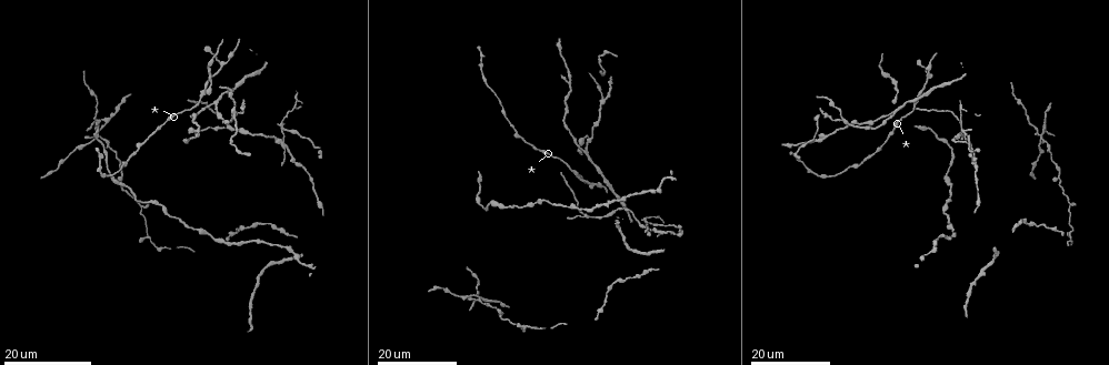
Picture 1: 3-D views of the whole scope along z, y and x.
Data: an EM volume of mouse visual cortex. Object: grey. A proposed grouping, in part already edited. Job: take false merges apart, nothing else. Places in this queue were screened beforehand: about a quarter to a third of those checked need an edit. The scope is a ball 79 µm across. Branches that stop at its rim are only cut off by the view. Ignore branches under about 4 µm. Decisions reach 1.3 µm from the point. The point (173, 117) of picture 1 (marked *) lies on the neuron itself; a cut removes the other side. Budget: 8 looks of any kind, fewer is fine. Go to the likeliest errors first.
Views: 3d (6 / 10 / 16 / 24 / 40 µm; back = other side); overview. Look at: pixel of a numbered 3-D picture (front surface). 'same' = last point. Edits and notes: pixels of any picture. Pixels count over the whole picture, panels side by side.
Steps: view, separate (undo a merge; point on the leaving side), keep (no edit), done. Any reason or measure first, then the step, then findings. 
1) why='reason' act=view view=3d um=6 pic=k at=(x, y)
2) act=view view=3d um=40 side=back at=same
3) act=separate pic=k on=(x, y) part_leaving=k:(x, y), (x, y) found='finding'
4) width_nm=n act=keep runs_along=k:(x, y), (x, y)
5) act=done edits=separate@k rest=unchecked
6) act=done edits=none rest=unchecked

why='two arms at a narrow angle' act=view view=3d um=16 pic=1 at=(1041, 136)

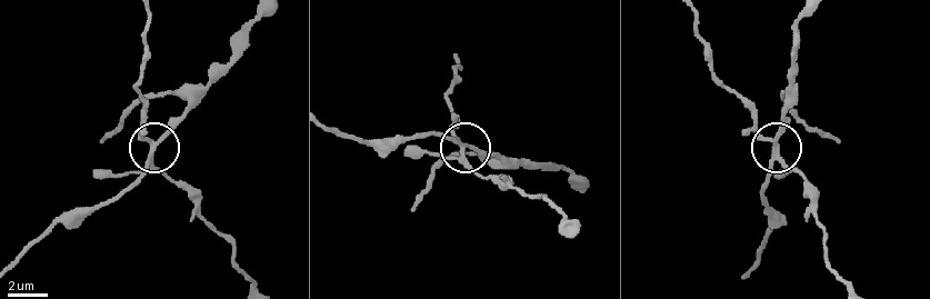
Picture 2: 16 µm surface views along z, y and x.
act=view view=3d um=10 pic=2 at=(159, 139)

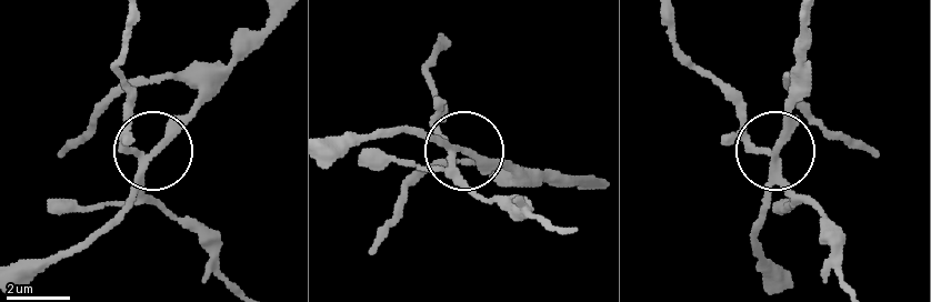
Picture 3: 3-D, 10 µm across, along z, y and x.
arms=4 act=separate pic=3 on=(434, 169) found='two neurons meet here'

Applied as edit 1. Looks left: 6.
act=view view=overview

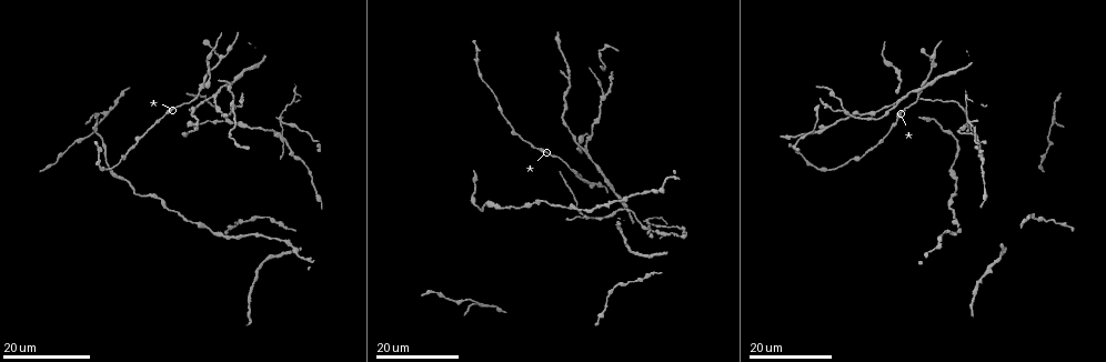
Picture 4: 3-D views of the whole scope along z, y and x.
why='small branch off a trunk' act=view view=3d um=24 pic=4 at=(281, 138)

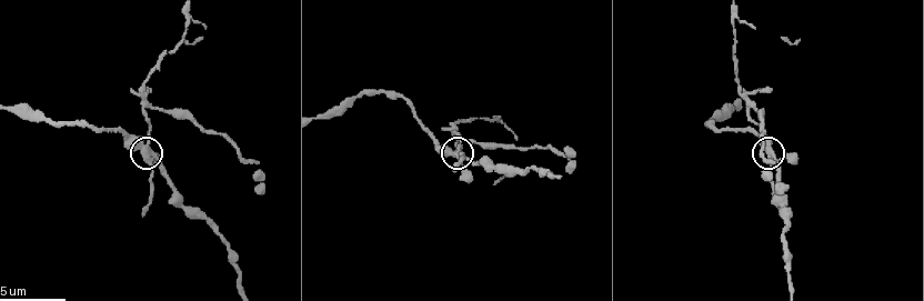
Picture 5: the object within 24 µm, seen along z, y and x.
act=view view=3d um=10 pic=5 at=(148, 149)

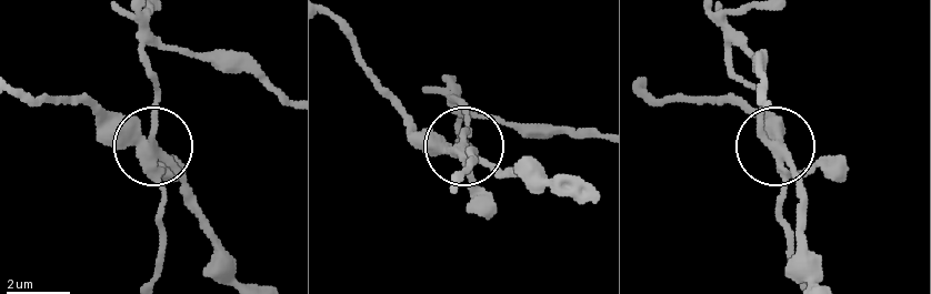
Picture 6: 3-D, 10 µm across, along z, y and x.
act=separate pic=6 on=(163, 200) part_leaving=6:(461, 148), (469, 118), (453, 79) found='two neurons meet here'

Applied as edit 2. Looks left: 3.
why='branch point' act=view view=3d um=16 pic=4 at=(597, 219)

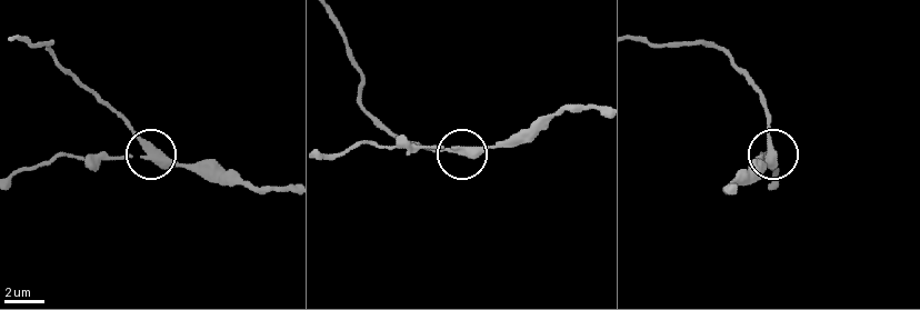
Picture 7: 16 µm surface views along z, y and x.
act=view view=3d um=6 pic=7 at=(147, 153)

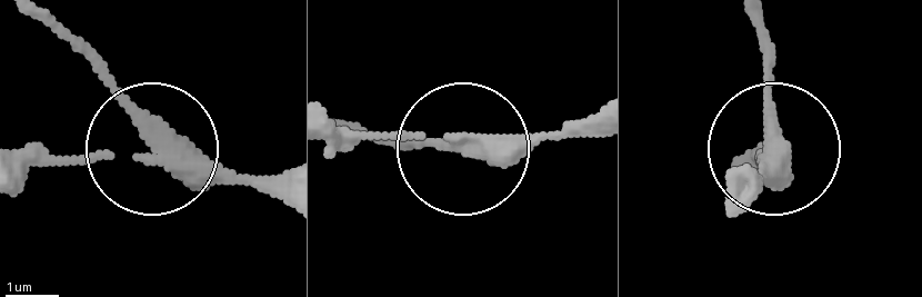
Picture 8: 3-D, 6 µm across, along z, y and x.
arms=3 act=separate pic=8 on=(127, 110) part_leaving=8:(186, 162), (30, 16) found='two neurons meet here'

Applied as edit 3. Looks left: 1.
act=done edits=separate@3,separate@6,separate@8 rest=unchecked

